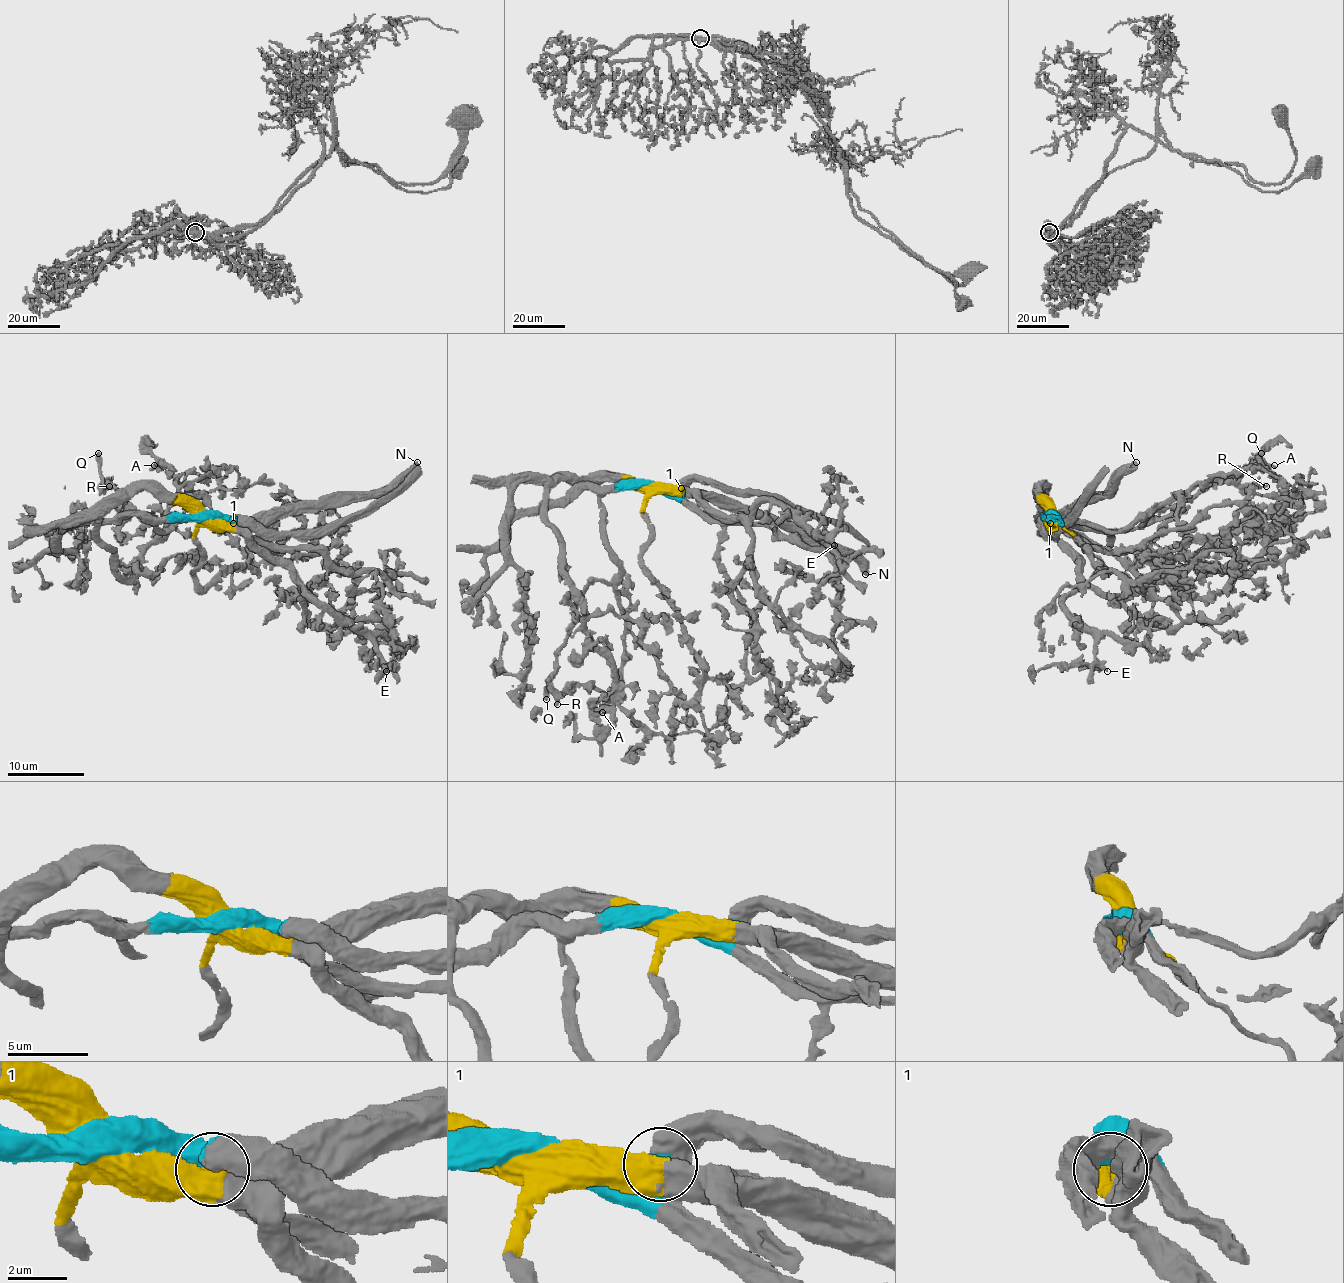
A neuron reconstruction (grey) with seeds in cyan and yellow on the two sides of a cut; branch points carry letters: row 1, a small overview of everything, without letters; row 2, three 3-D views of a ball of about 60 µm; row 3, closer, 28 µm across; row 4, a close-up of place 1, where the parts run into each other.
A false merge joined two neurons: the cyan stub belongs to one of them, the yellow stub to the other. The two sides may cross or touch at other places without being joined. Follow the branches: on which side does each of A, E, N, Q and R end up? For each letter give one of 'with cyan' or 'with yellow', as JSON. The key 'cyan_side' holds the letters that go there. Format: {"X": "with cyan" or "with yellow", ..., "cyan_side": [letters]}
{"A": "with cyan", "E": "with yellow", "N": "with yellow", "Q": "with cyan", "R": "with cyan", "cyan_side": ["A", "Q", "R"]}

